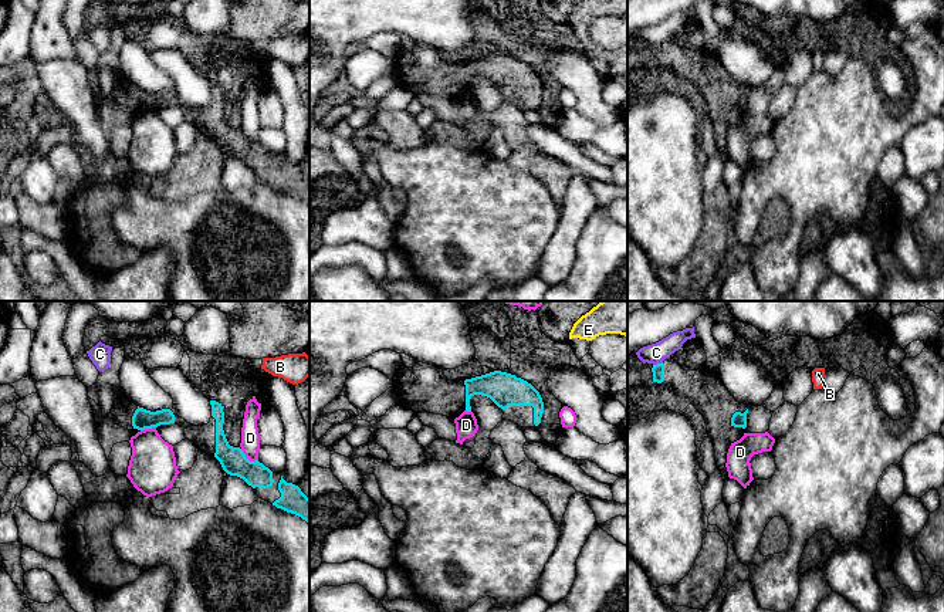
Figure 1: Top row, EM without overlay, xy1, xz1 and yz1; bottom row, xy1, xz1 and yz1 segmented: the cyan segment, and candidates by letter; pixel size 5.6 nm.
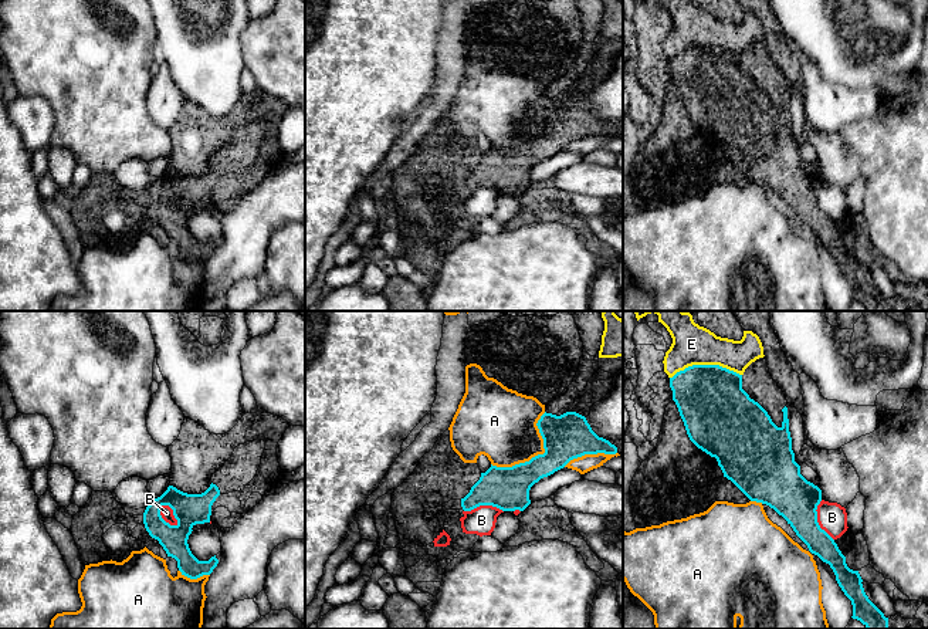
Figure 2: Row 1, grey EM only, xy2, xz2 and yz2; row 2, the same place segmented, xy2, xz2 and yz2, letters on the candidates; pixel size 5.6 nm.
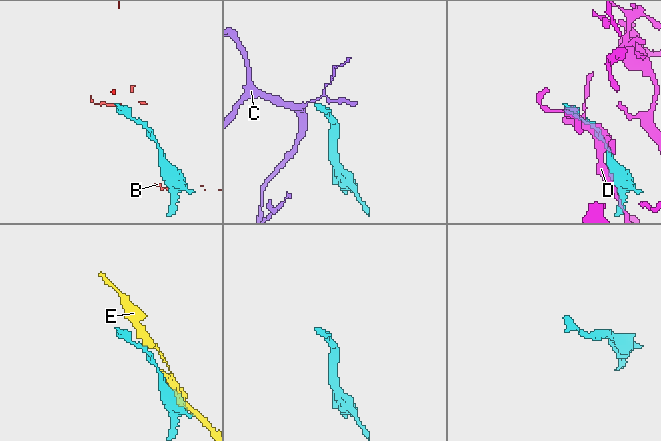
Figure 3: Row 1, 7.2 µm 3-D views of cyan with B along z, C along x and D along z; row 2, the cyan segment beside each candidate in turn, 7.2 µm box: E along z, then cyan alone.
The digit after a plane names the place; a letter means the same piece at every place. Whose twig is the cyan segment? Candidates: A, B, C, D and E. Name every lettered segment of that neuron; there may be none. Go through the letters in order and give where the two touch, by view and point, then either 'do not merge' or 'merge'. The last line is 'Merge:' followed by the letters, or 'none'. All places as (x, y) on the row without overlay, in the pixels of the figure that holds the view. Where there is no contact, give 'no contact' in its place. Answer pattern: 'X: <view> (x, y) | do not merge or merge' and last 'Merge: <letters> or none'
A: xz2 (538, 137) | do not merge
B: xy2 (173, 195) | do not merge
C: yz1 (657, 46) | do not merge
D: xy1 (247, 141) | do not merge
E: yz2 (705, 47) | do not merge
Merge: none

